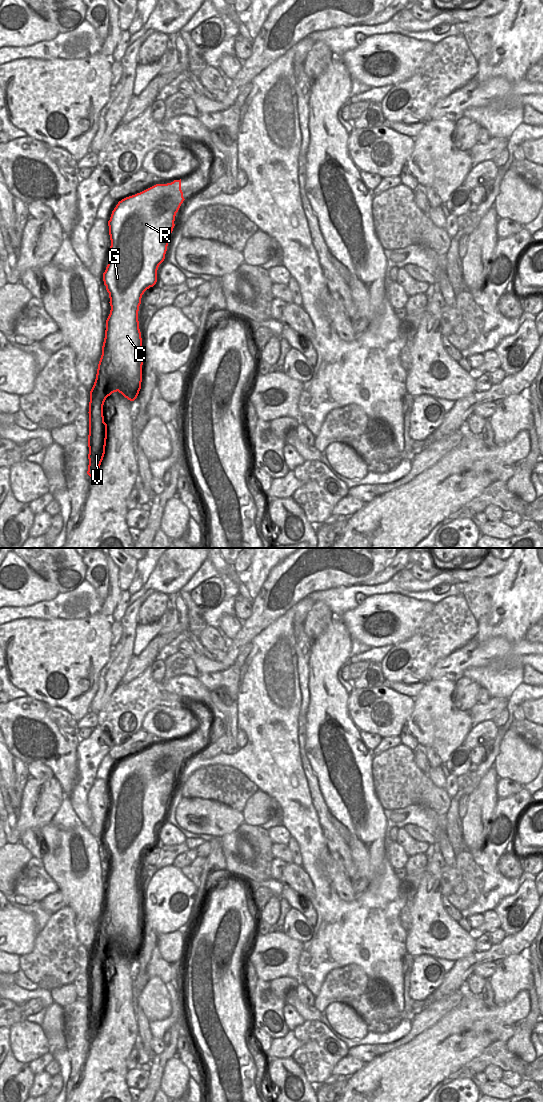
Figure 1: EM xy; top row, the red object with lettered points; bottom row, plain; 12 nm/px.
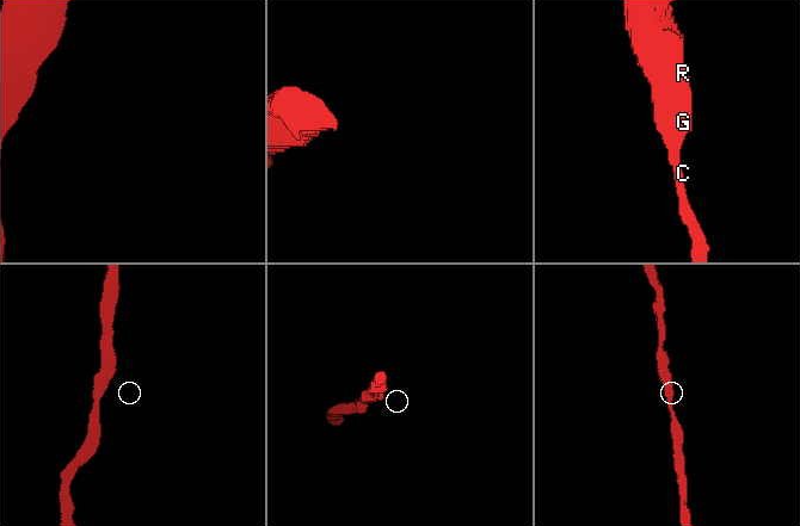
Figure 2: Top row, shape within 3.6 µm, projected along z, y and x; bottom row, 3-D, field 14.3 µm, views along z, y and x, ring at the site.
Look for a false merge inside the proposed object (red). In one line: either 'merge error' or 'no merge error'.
no merge error

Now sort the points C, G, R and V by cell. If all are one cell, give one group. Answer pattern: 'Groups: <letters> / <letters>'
Groups: C G R V

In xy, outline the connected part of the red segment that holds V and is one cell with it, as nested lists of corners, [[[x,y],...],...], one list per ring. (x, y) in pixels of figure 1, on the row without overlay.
[[[181,739],[167,744],[156,744],[140,753],[126,757],[118,762],[108,781],[111,800],[109,821],[103,841],[110,858],[110,874],[106,880],[105,898],[102,915],[98,924],[96,939],[90,951],[89,962],[89,1025],[87,1034],[93,1037],[99,1030],[105,1014],[107,984],[104,982],[103,965],[108,956],[114,952],[121,953],[125,958],[134,961],[141,949],[143,911],[139,889],[138,871],[144,852],[157,842],[157,830],[164,821],[168,802],[175,786],[175,776],[184,761],[181,750]]]

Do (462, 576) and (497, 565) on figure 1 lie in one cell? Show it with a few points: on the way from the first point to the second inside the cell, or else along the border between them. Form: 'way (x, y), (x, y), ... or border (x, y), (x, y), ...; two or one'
way (471, 572), (488, 568); one

